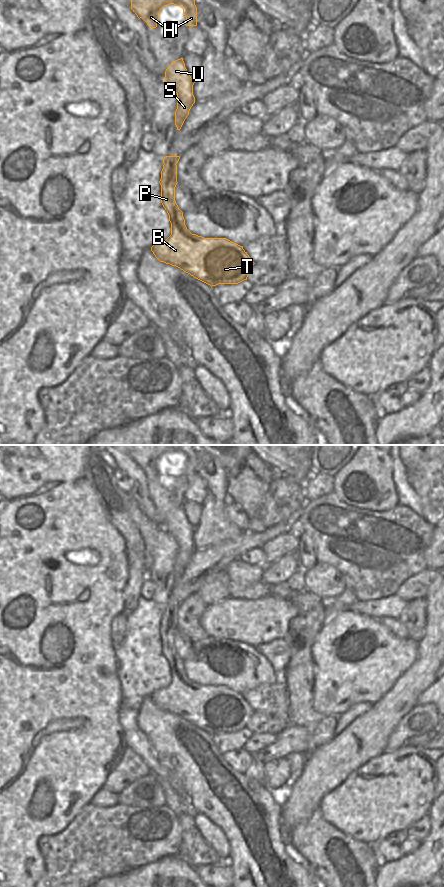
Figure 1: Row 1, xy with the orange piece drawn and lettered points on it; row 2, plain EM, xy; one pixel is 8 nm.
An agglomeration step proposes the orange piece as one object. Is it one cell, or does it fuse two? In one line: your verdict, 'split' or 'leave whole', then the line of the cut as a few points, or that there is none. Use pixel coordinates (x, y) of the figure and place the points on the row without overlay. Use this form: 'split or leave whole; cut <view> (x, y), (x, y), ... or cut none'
split; cut xy (175, 612), (169, 615), (163, 613)

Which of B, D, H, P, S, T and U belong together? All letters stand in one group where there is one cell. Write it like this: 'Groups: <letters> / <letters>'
Groups: B P T / D H S U

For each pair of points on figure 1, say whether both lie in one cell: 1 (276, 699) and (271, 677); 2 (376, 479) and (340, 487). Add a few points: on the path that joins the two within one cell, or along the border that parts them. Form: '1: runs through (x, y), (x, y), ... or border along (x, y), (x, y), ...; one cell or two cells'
1: border along (277, 674), (275, 681), (258, 685), (250, 690); two cells
2: runs through (366, 473), (360, 470), (353, 470), (346, 477); one cell

